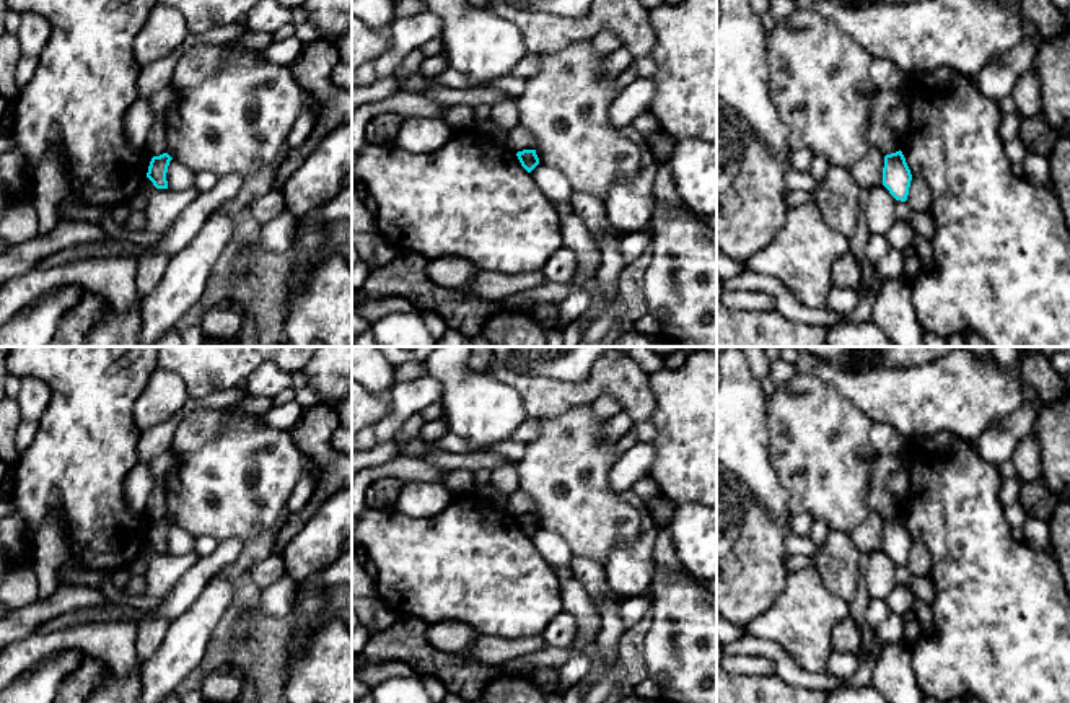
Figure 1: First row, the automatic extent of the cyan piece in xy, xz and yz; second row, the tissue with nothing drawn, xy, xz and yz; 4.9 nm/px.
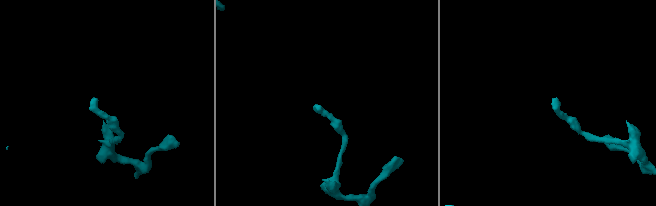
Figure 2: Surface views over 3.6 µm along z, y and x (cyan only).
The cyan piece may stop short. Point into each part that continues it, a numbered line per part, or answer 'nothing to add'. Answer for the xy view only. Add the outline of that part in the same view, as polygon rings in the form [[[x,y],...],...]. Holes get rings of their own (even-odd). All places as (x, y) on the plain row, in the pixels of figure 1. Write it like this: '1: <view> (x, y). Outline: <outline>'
nothing to add

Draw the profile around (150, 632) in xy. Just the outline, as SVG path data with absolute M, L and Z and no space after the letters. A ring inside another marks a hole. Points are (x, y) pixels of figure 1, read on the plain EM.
M114 605L109 610L103 607L80 609L67 612L37 627L34 633L49 635L88 622L107 622L134 618L137 622L137 656L140 661L150 659L161 646L171 622L163 618L147 618L140 610L130 605Z

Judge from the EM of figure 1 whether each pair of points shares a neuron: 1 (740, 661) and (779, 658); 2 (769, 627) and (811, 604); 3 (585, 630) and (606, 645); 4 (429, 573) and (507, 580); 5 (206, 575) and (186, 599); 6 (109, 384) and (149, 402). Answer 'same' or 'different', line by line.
1: different
2: same
3: different
4: same
5: same
6: different

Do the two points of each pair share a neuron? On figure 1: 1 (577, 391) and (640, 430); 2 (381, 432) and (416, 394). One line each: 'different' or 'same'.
1: different
2: same

